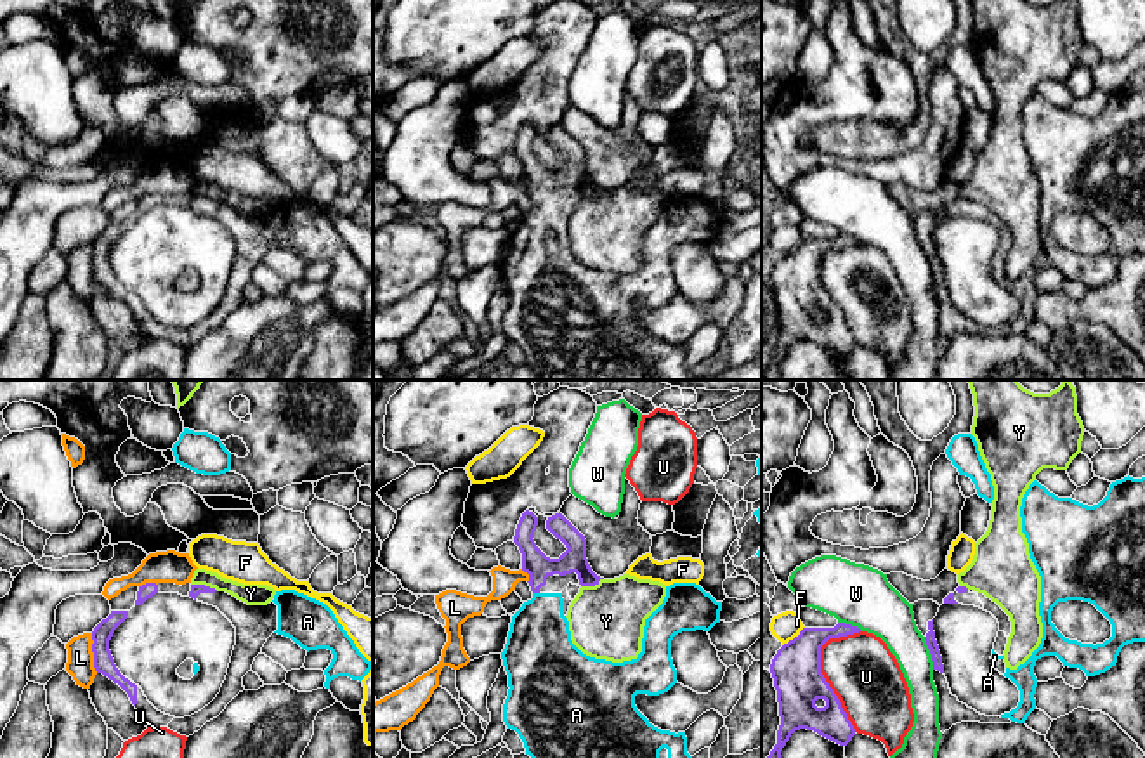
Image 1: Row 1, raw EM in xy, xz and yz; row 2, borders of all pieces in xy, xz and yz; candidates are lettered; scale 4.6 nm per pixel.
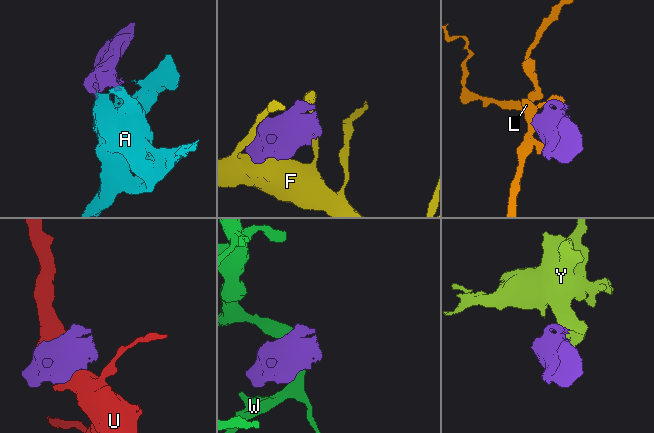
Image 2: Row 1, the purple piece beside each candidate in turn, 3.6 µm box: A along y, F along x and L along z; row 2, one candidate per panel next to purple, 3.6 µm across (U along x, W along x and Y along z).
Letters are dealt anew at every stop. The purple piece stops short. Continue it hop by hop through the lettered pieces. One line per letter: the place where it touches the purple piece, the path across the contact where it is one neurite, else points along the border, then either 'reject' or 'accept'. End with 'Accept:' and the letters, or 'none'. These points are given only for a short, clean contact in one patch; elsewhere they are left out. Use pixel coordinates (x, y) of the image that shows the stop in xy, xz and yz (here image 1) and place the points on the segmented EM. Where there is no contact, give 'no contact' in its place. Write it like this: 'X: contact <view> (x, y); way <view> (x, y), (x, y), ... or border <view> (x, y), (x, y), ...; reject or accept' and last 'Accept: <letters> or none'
A: contact xz (536, 592); accept
F: contact yz (795, 637); reject
L: contact xy (92, 651); reject
U: contact yz (819, 670); reject
W: contact yz (930, 653); reject
Y: contact xy (205, 587); border xy (191, 583), (202, 583), (217, 590); reject
Accept: A

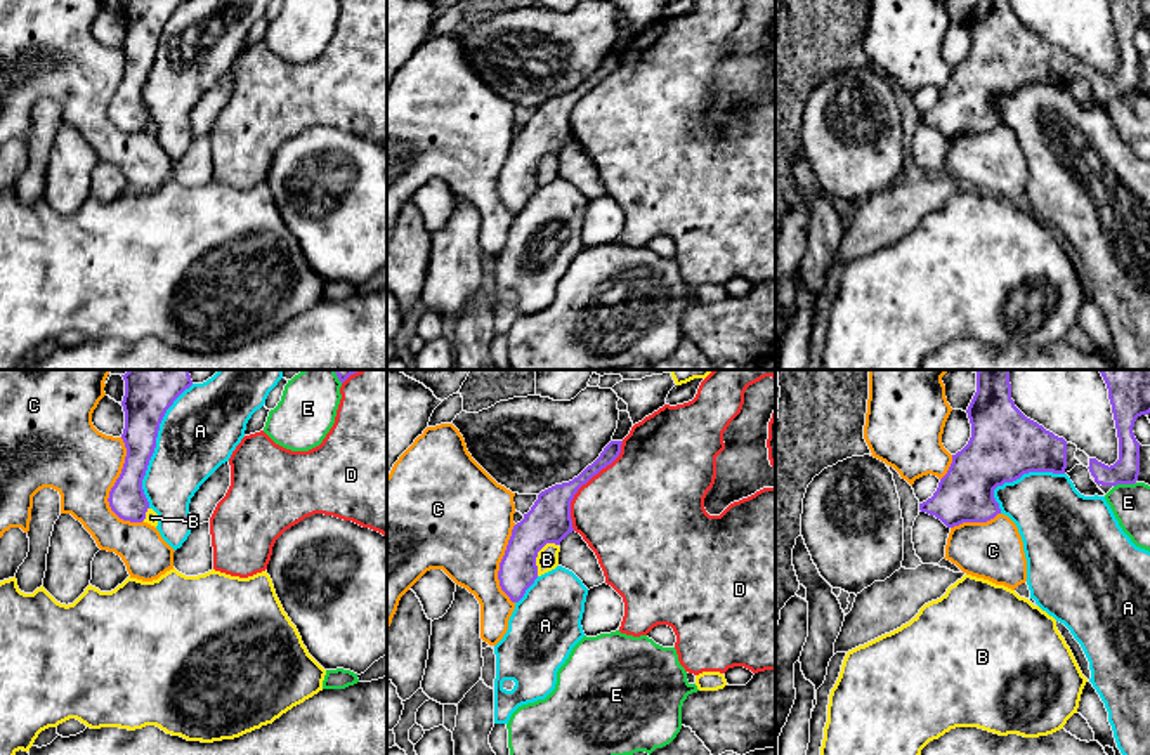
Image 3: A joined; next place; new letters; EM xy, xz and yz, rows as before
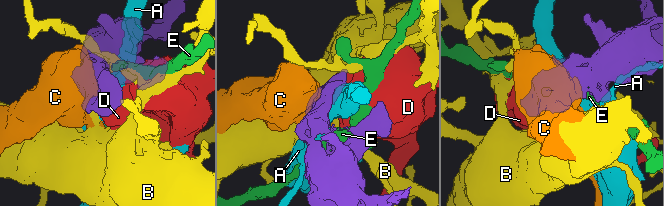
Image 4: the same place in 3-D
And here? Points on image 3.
A: contact xy (155, 445); reject
B: contact xz (536, 554); border xz (557, 544), (547, 544), (538, 552), (536, 575); reject
C: contact xy (111, 488); reject
D: contact xz (585, 483); reject
E: contact yz (1124, 483); reject
Accept: none

